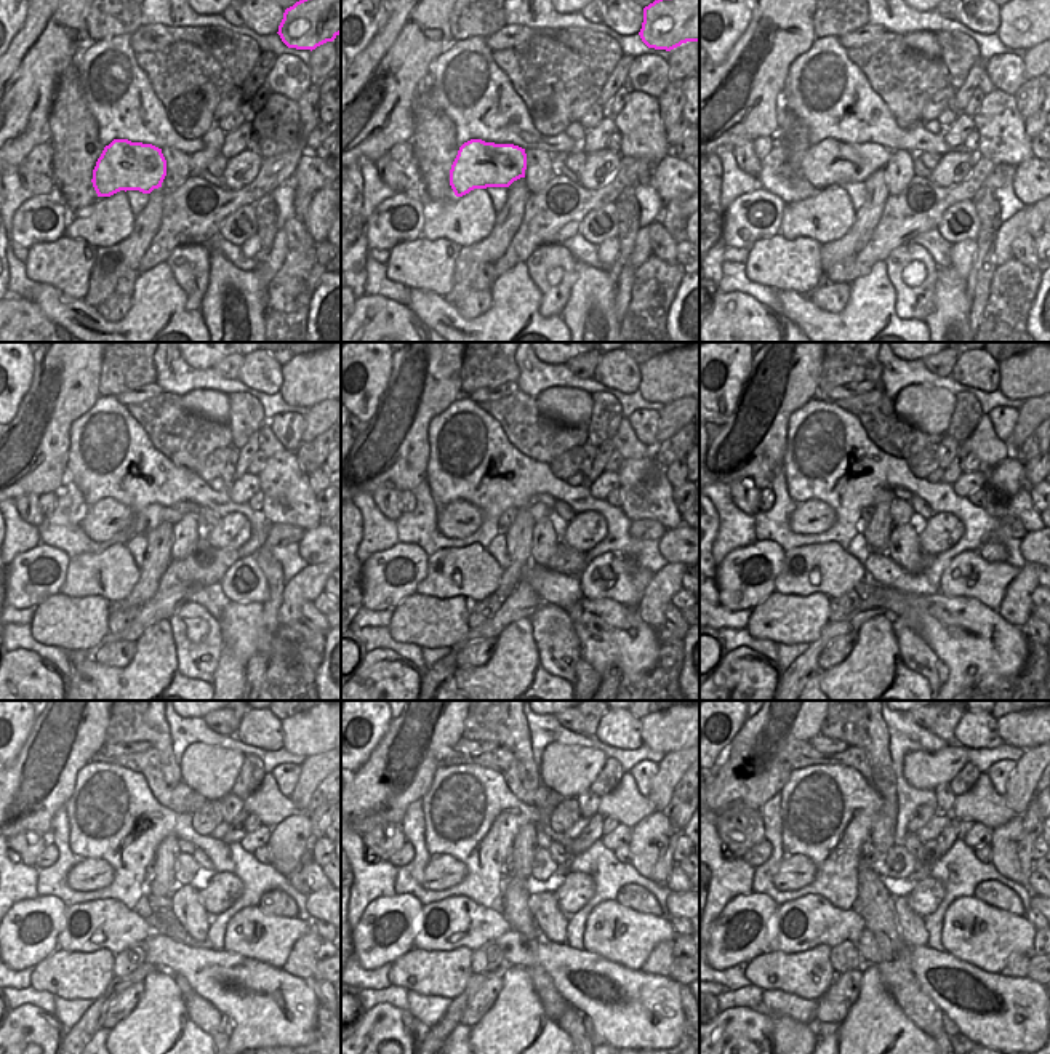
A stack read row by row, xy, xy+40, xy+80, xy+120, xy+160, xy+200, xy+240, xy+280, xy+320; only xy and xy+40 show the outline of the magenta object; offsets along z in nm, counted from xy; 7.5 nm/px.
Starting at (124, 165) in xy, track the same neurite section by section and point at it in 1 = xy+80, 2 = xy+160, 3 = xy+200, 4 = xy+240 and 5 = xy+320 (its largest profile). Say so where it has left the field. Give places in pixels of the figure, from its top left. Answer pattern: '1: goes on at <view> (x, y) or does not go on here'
1: goes on at xy+80 (829, 162)
2: goes on at xy+160 (460, 519)
3: goes on at xy+200 (812, 517)
4: goes on at xy+240 (87, 875)
5: goes on at xy+320 (796, 872)

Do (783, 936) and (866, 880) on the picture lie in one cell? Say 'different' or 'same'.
different

